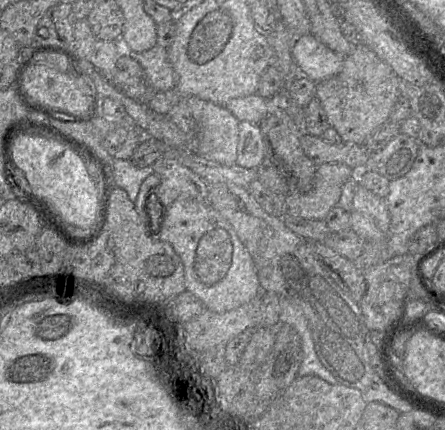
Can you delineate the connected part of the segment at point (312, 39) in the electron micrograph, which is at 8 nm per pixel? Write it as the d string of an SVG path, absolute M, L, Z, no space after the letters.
M313 34L296 36L292 56L299 73L314 82L320 82L341 72L344 57L324 45Z

